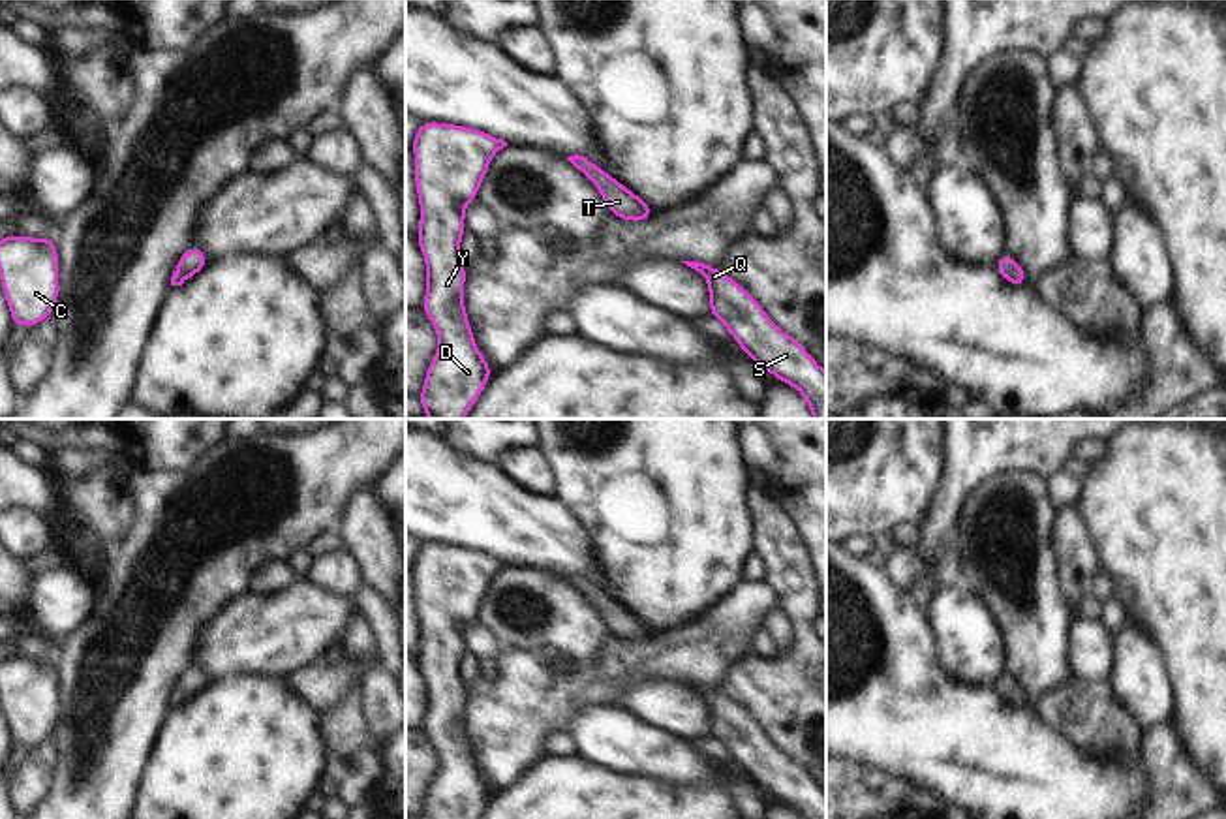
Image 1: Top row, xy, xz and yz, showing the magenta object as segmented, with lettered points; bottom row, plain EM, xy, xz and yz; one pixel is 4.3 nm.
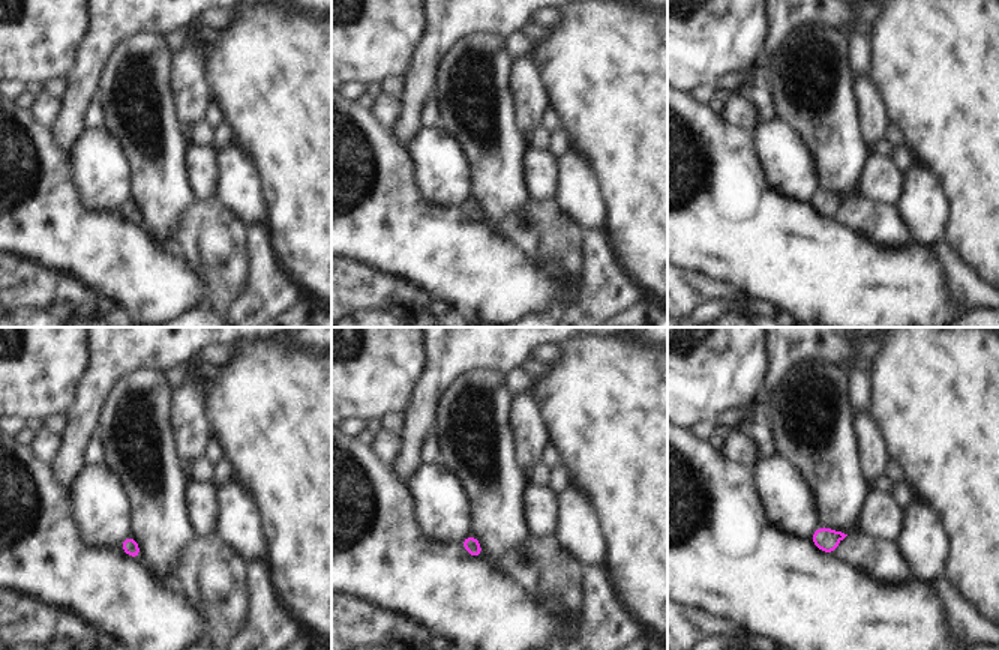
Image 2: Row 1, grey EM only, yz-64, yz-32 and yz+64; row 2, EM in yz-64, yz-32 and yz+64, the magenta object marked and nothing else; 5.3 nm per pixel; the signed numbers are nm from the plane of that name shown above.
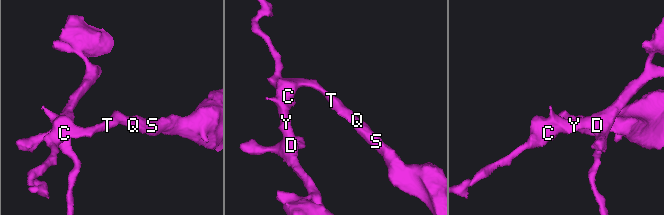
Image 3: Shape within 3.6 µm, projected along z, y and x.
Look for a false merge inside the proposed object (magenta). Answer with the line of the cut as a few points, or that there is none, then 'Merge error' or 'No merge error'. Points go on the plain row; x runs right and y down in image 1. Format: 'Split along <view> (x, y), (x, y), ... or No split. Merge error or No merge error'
No split. No merge error.

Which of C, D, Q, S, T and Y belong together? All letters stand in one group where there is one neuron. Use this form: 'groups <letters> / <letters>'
groups C D Q S T Y

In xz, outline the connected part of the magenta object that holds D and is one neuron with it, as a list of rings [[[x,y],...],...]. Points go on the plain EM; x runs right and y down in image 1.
[[[428,541],[419,547],[411,565],[421,626],[417,661],[426,682],[426,719],[421,729],[436,748],[439,761],[419,819],[479,819],[494,789],[481,776],[466,736],[466,686],[460,676],[460,659],[467,654],[466,626],[477,620],[492,577],[507,564],[481,550]]]

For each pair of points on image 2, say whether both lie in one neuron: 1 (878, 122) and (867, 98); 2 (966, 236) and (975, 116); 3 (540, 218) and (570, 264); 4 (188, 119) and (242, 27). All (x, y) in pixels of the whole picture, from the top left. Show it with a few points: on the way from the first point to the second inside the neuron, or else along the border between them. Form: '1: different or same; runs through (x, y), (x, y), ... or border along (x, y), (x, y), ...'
1: same; runs through (873, 116), (870, 104)
2: same; runs through (975, 206), (975, 146)
3: same; runs through (542, 230), (560, 252)
4: different; border along (201, 51), (206, 83), (213, 98)

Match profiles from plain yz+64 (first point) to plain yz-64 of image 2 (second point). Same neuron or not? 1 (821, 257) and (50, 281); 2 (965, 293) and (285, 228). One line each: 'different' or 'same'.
1: different
2: different

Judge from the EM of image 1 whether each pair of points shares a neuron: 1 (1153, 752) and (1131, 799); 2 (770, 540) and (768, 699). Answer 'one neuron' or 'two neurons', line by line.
1: two neurons
2: one neuron

